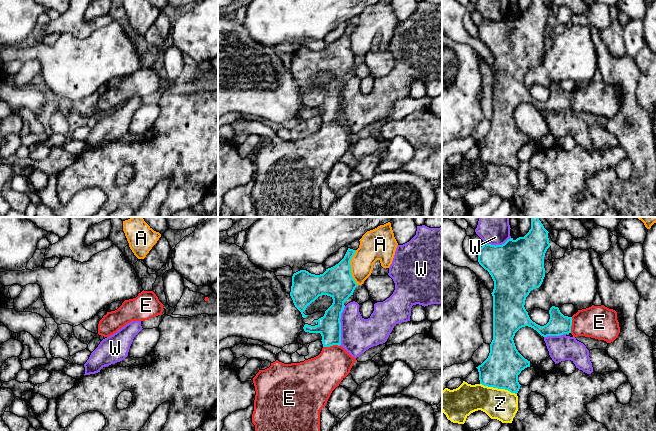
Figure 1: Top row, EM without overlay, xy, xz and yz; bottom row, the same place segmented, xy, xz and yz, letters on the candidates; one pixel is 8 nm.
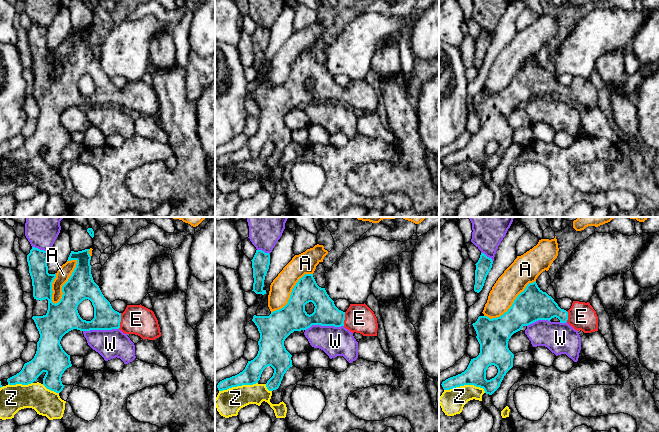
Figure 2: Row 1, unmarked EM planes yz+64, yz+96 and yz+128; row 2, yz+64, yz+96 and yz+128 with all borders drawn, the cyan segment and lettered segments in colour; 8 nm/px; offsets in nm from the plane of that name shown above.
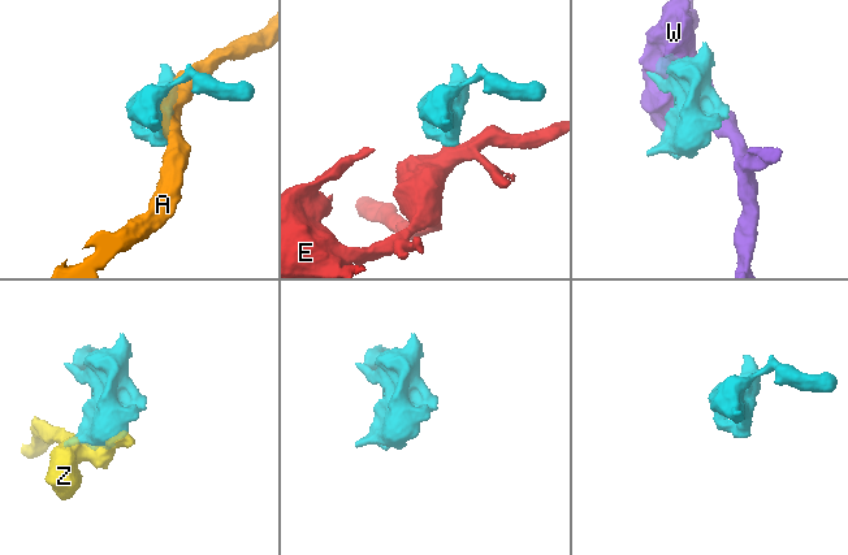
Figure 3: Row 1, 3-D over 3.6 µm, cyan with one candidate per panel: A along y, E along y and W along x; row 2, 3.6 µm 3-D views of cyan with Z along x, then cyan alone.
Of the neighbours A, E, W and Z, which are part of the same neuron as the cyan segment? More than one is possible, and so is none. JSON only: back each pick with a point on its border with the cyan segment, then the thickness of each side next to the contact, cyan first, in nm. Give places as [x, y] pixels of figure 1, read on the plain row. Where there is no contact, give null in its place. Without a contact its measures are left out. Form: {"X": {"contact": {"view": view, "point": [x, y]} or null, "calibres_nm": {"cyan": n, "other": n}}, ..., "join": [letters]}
{"E": {"contact": {"view": "xz", "point": [331, 121]}, "calibres_nm": {"cyan": 190, "other": 300}}, "join": ["E"]}

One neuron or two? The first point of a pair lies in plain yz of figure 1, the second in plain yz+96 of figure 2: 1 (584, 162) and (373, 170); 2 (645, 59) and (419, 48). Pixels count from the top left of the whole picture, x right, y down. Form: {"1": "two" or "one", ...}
{"1": "two", "2": "two"}

